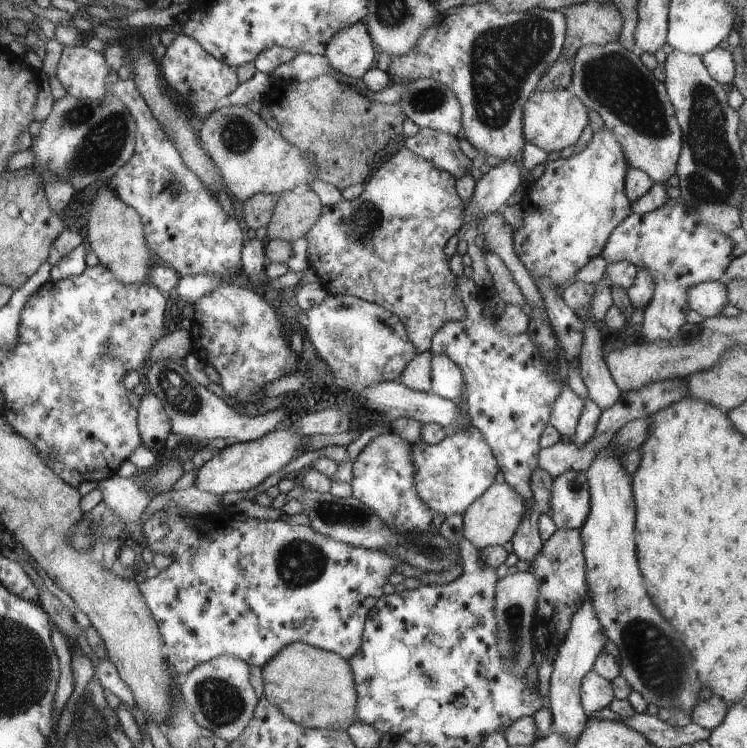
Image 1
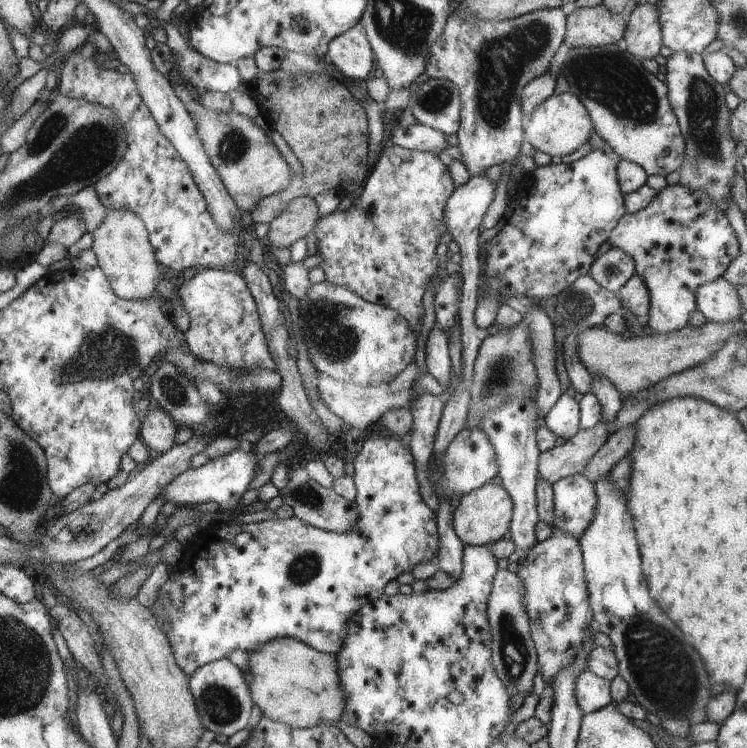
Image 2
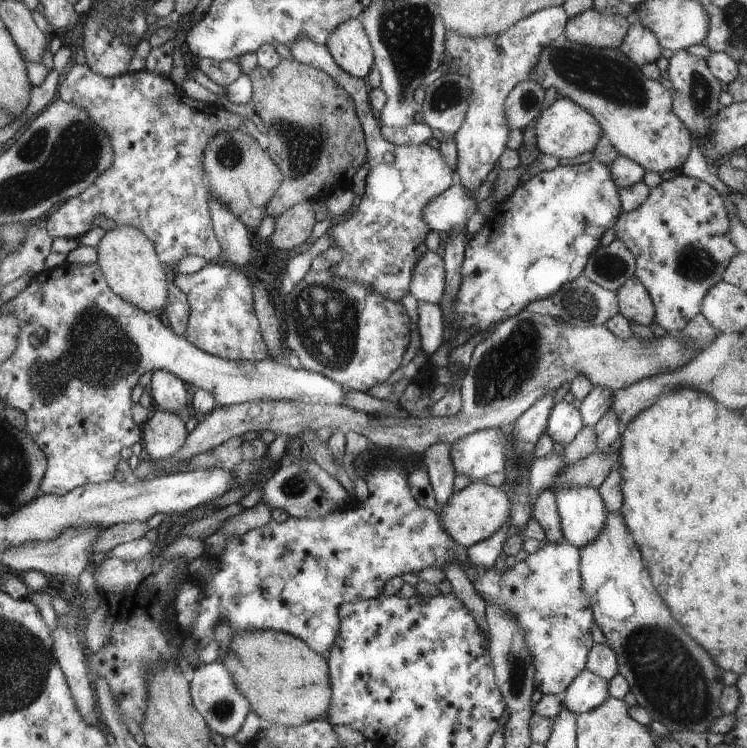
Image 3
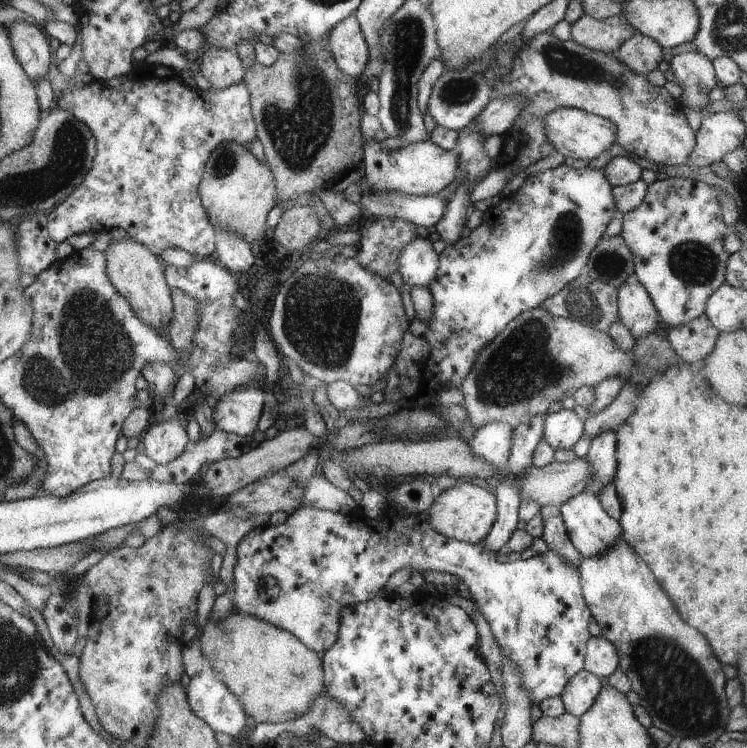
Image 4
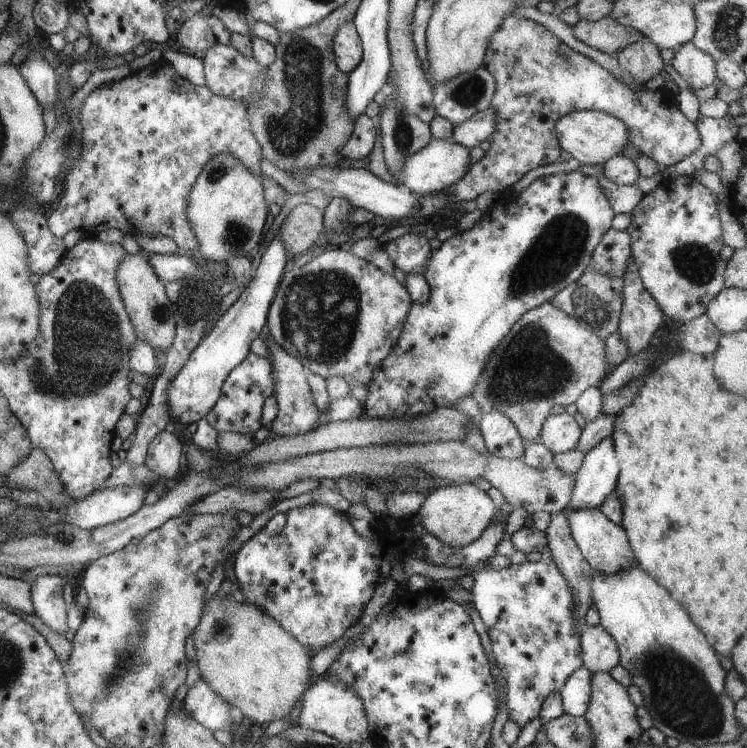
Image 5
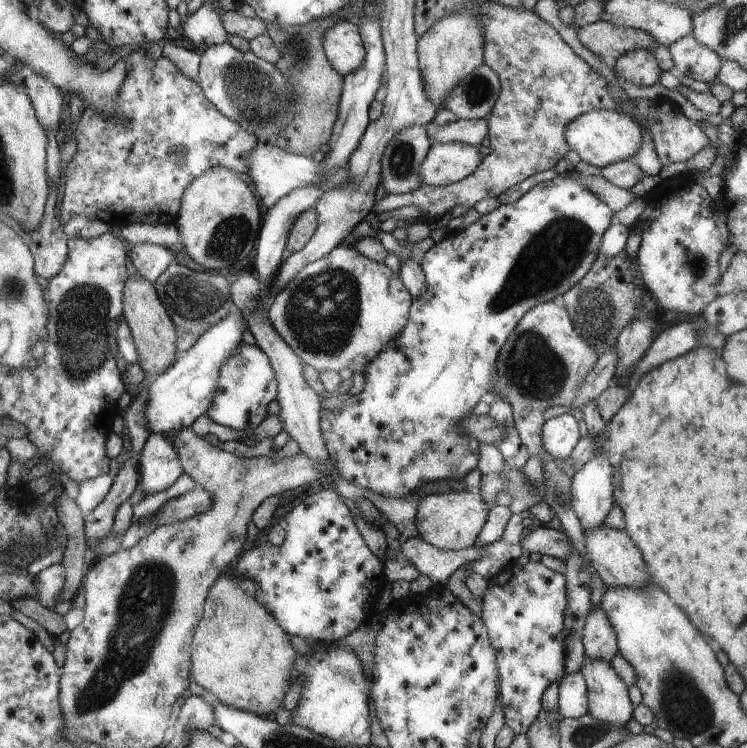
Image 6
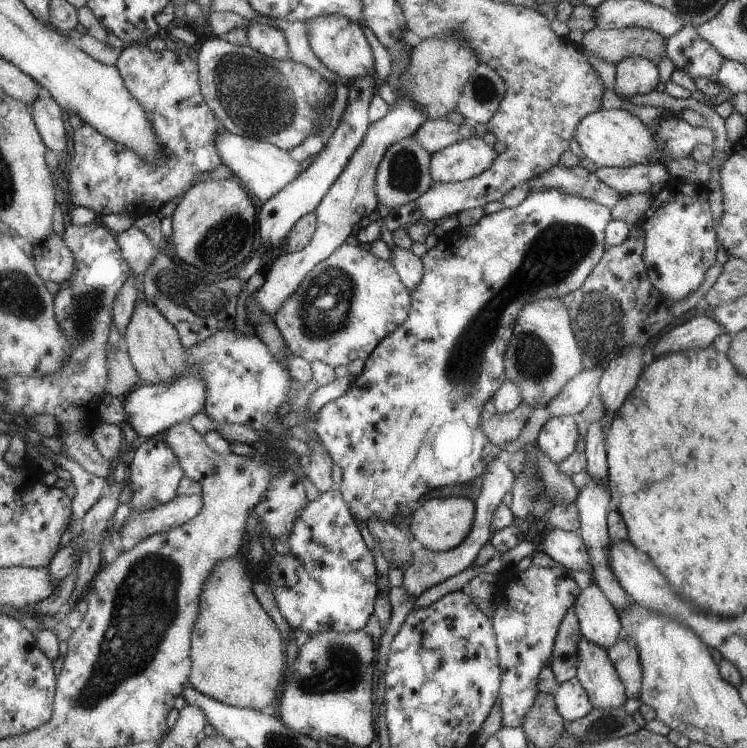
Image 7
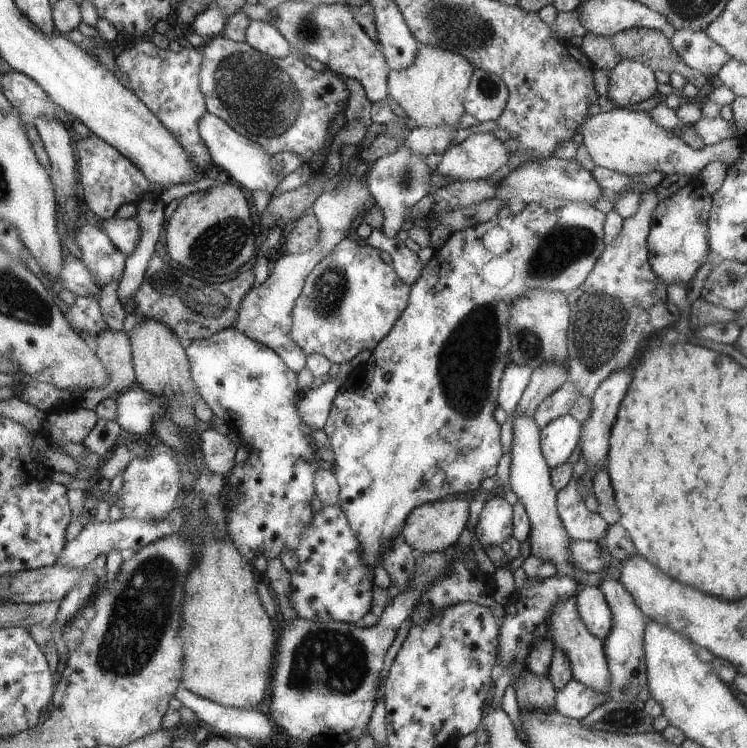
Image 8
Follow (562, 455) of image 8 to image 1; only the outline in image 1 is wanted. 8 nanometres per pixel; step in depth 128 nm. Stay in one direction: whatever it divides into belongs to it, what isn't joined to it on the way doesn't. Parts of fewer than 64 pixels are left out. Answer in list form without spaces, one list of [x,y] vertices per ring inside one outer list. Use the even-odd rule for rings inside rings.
[[[566,390],[558,395],[553,404],[549,423],[556,428],[561,436],[568,436],[572,440],[576,436],[578,418],[581,418],[584,408],[585,400],[578,398],[574,391]]]

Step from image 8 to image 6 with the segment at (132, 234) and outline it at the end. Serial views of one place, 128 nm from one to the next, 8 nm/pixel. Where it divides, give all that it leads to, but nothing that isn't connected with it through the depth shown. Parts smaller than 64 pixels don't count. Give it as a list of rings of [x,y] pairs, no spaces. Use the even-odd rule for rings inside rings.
[[[134,244],[129,250],[130,260],[138,274],[152,283],[168,270],[170,264],[176,263],[174,255],[173,250],[154,244]]]

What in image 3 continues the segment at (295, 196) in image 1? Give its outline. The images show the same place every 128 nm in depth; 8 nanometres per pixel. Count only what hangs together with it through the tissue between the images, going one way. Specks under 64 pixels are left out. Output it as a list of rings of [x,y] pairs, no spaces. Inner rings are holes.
[[[308,201],[295,204],[275,220],[275,231],[270,240],[280,250],[299,251],[305,247],[305,242],[310,238],[316,224],[314,209]]]

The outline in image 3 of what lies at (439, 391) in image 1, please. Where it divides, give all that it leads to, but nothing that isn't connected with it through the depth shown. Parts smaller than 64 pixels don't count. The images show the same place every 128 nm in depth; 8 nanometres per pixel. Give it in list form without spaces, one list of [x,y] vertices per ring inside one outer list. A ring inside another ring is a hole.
[[[418,301],[418,322],[420,331],[421,350],[426,352],[428,358],[444,343],[445,316],[439,304]]]

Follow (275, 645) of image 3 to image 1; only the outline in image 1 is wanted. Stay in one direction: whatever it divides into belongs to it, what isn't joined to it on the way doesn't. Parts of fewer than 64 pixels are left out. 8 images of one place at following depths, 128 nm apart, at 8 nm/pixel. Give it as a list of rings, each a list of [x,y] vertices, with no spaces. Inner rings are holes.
[[[292,643],[273,656],[262,668],[263,695],[275,704],[284,717],[307,729],[344,729],[354,721],[357,714],[357,689],[349,661],[338,653],[316,648],[306,643]]]

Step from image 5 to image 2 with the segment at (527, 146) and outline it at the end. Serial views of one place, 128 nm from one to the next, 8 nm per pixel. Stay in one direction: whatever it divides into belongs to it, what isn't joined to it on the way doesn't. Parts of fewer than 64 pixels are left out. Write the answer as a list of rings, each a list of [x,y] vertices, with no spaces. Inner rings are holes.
[[[622,39],[618,43],[603,47],[572,47],[569,50],[568,60],[566,60],[563,65],[560,65],[556,78],[558,78],[560,74],[564,74],[566,82],[568,82],[569,92],[576,95],[577,99],[582,101],[582,104],[588,109],[590,116],[593,117],[598,136],[605,140],[620,158],[638,164],[638,166],[641,166],[647,172],[648,176],[660,175],[665,178],[670,172],[678,170],[685,164],[687,138],[681,131],[677,115],[673,112],[673,108],[670,108],[671,104],[668,104],[669,90],[666,90],[666,84],[660,82],[660,80],[656,78],[656,75],[650,74],[648,70],[644,70],[644,68],[642,68],[642,61],[632,56],[632,54],[628,52],[626,46],[627,44],[624,42],[624,39]]]

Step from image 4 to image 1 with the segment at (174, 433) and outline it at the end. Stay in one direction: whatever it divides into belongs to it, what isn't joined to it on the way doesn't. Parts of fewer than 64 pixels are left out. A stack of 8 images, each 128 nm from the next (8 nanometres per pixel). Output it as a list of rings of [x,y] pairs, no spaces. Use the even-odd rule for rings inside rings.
[[[148,391],[140,396],[138,406],[138,424],[141,429],[143,445],[157,454],[164,448],[164,440],[170,436],[170,417],[164,410],[162,401],[152,392]]]

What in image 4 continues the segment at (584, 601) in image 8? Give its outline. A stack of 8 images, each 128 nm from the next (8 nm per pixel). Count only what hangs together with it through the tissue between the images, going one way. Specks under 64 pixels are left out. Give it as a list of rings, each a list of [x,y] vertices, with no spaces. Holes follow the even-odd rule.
[[[591,636],[586,644],[584,670],[606,681],[619,668],[619,656],[612,642],[602,636]]]

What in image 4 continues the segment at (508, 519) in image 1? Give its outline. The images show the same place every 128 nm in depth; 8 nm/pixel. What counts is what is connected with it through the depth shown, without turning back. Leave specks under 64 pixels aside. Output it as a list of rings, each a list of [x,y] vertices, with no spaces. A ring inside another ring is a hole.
[[[459,483],[454,488],[442,492],[434,500],[434,504],[428,510],[428,516],[431,516],[432,528],[436,528],[442,536],[449,537],[450,540],[478,544],[486,539],[497,522],[496,494],[492,490],[479,488],[471,483]]]

